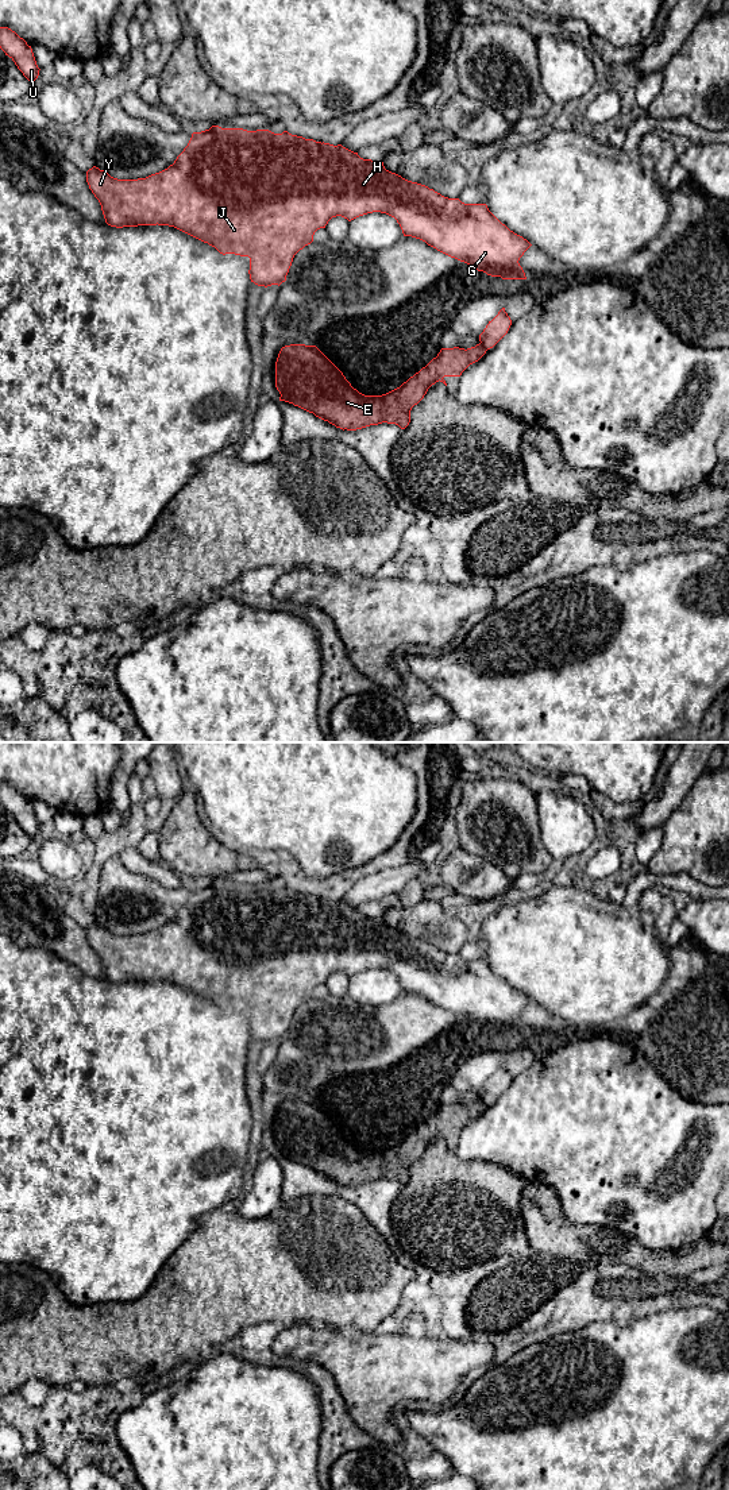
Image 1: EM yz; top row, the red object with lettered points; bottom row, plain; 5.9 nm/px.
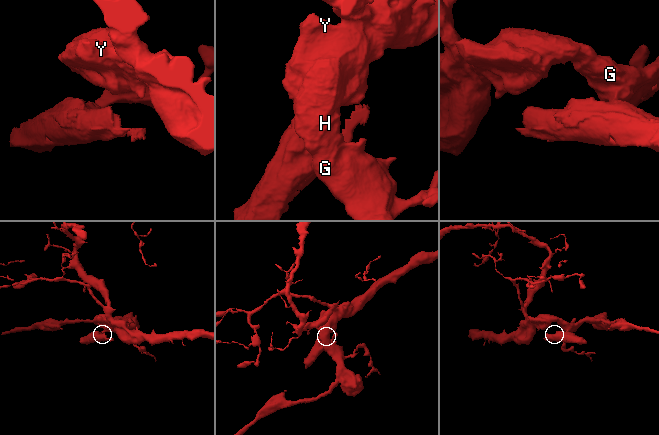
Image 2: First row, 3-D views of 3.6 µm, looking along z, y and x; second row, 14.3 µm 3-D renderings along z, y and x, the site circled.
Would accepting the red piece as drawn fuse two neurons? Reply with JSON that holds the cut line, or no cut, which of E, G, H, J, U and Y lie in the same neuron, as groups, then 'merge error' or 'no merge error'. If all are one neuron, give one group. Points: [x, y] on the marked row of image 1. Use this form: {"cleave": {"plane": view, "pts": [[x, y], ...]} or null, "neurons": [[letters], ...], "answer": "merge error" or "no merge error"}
{"cleave": {"plane": "yz", "pts": [[479, 343], [486, 350]]}, "neurons": [["E"], ["G", "H", "J", "U", "Y"]], "answer": "merge error"}

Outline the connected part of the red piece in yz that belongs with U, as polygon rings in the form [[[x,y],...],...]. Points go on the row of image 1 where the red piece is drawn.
[[[0,27],[0,49],[31,84],[38,78],[40,69],[36,65],[31,46],[8,27]]]

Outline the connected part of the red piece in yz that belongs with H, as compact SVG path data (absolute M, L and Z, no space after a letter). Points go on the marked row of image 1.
M212 126L193 132L174 163L159 173L138 180L117 180L93 166L86 171L86 182L99 200L108 225L169 225L208 243L223 255L248 256L250 279L258 286L279 286L285 282L294 255L310 244L315 232L325 228L332 217L342 216L351 221L373 212L394 217L404 236L420 239L478 271L502 279L526 279L518 260L532 244L502 224L486 204L464 204L459 198L444 197L425 185L386 170L381 161L363 159L342 144L321 143L288 131L274 134L269 130Z

